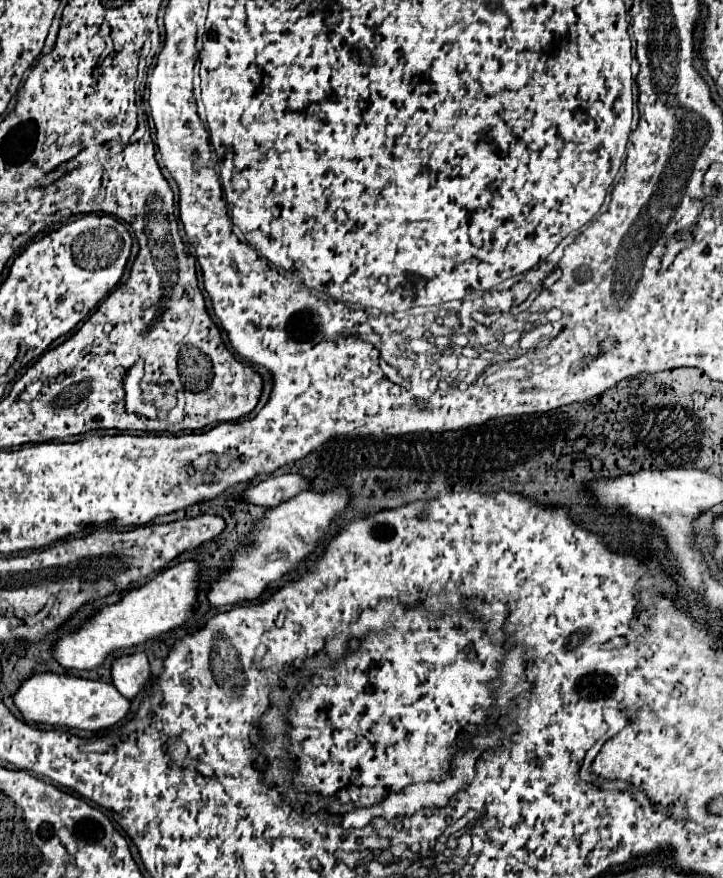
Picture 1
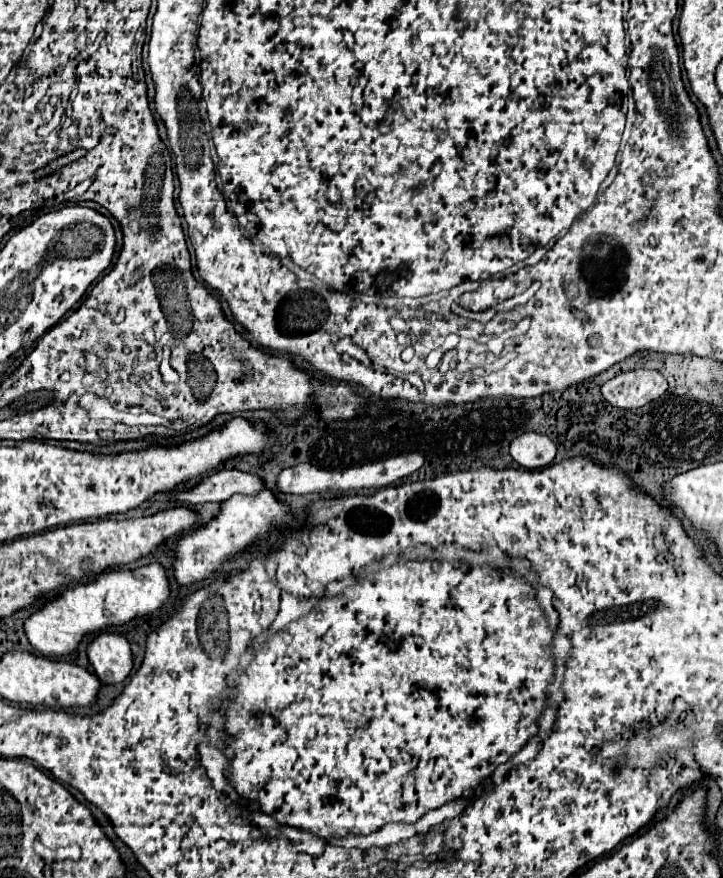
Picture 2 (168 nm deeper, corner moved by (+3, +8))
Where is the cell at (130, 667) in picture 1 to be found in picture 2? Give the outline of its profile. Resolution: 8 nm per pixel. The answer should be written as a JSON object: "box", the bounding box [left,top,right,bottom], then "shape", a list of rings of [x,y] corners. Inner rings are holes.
{"box":[86,633,132,683],"shape":[[[100,633],[88,643],[86,653],[102,683],[122,683],[132,671],[130,643],[118,633]]]}

